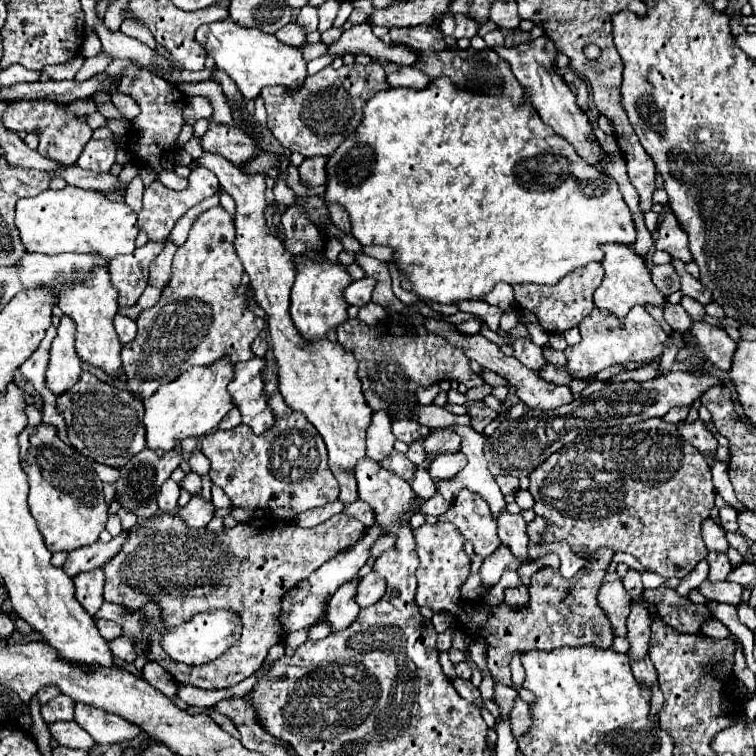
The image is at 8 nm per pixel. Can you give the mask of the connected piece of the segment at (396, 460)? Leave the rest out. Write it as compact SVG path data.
M396 450L388 456L388 460L386 458L382 460L382 466L388 468L390 472L394 472L396 476L404 478L404 480L410 480L414 476L414 470L416 470L416 466L406 458L406 454L400 454Z

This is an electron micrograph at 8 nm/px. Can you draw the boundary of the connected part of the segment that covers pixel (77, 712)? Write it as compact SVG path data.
M84 702L74 704L74 722L82 726L98 744L118 744L140 734L140 730L128 720Z

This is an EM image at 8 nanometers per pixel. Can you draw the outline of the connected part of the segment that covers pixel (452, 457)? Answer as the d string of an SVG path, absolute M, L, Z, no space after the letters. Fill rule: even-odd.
M456 452L456 454L442 454L436 456L428 468L428 474L432 480L444 480L450 478L454 474L458 474L464 468L464 454Z

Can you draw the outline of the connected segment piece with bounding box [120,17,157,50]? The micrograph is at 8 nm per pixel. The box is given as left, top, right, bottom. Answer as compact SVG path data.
M133 17L123 21L120 26L120 31L127 36L140 40L148 45L151 49L156 49L157 43L152 33L143 23L135 20Z

